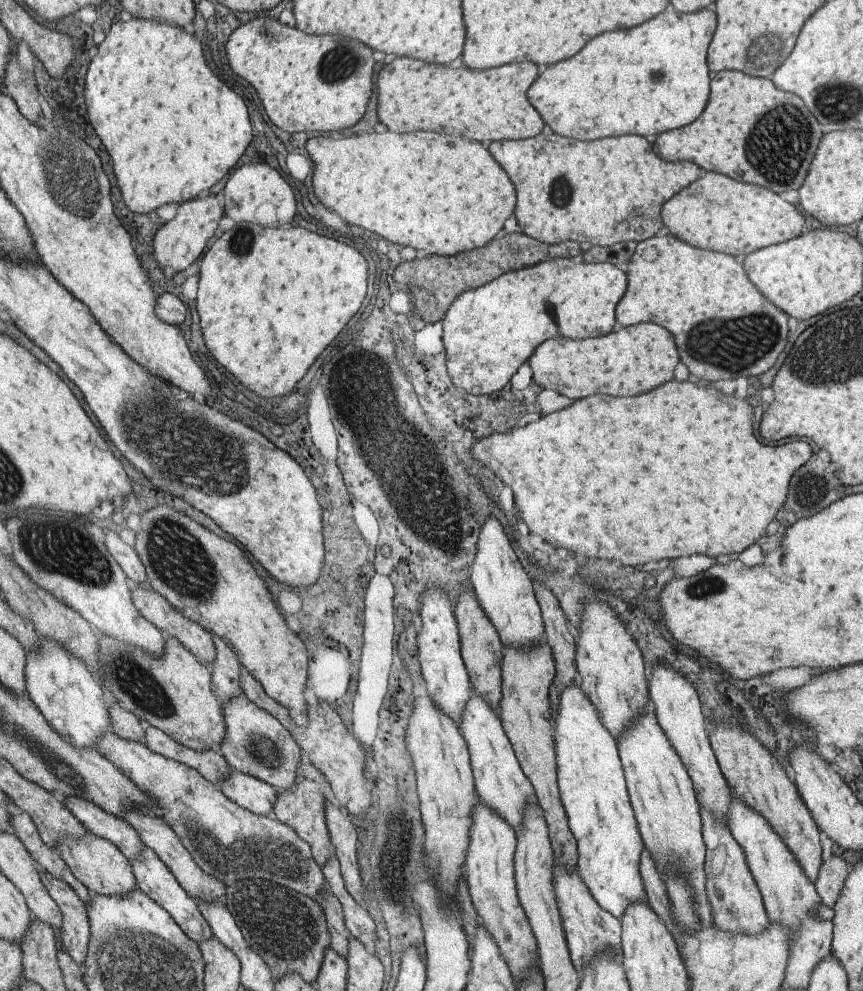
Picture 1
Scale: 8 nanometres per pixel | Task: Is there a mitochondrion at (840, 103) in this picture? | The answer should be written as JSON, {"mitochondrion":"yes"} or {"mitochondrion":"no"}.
{"mitochondrion":"yes"}

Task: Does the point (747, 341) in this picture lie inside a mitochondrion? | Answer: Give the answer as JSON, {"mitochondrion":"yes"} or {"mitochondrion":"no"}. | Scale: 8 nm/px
{"mitochondrion":"yes"}

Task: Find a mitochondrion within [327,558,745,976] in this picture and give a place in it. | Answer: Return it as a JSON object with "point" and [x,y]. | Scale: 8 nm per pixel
{"point":[706,586]}

